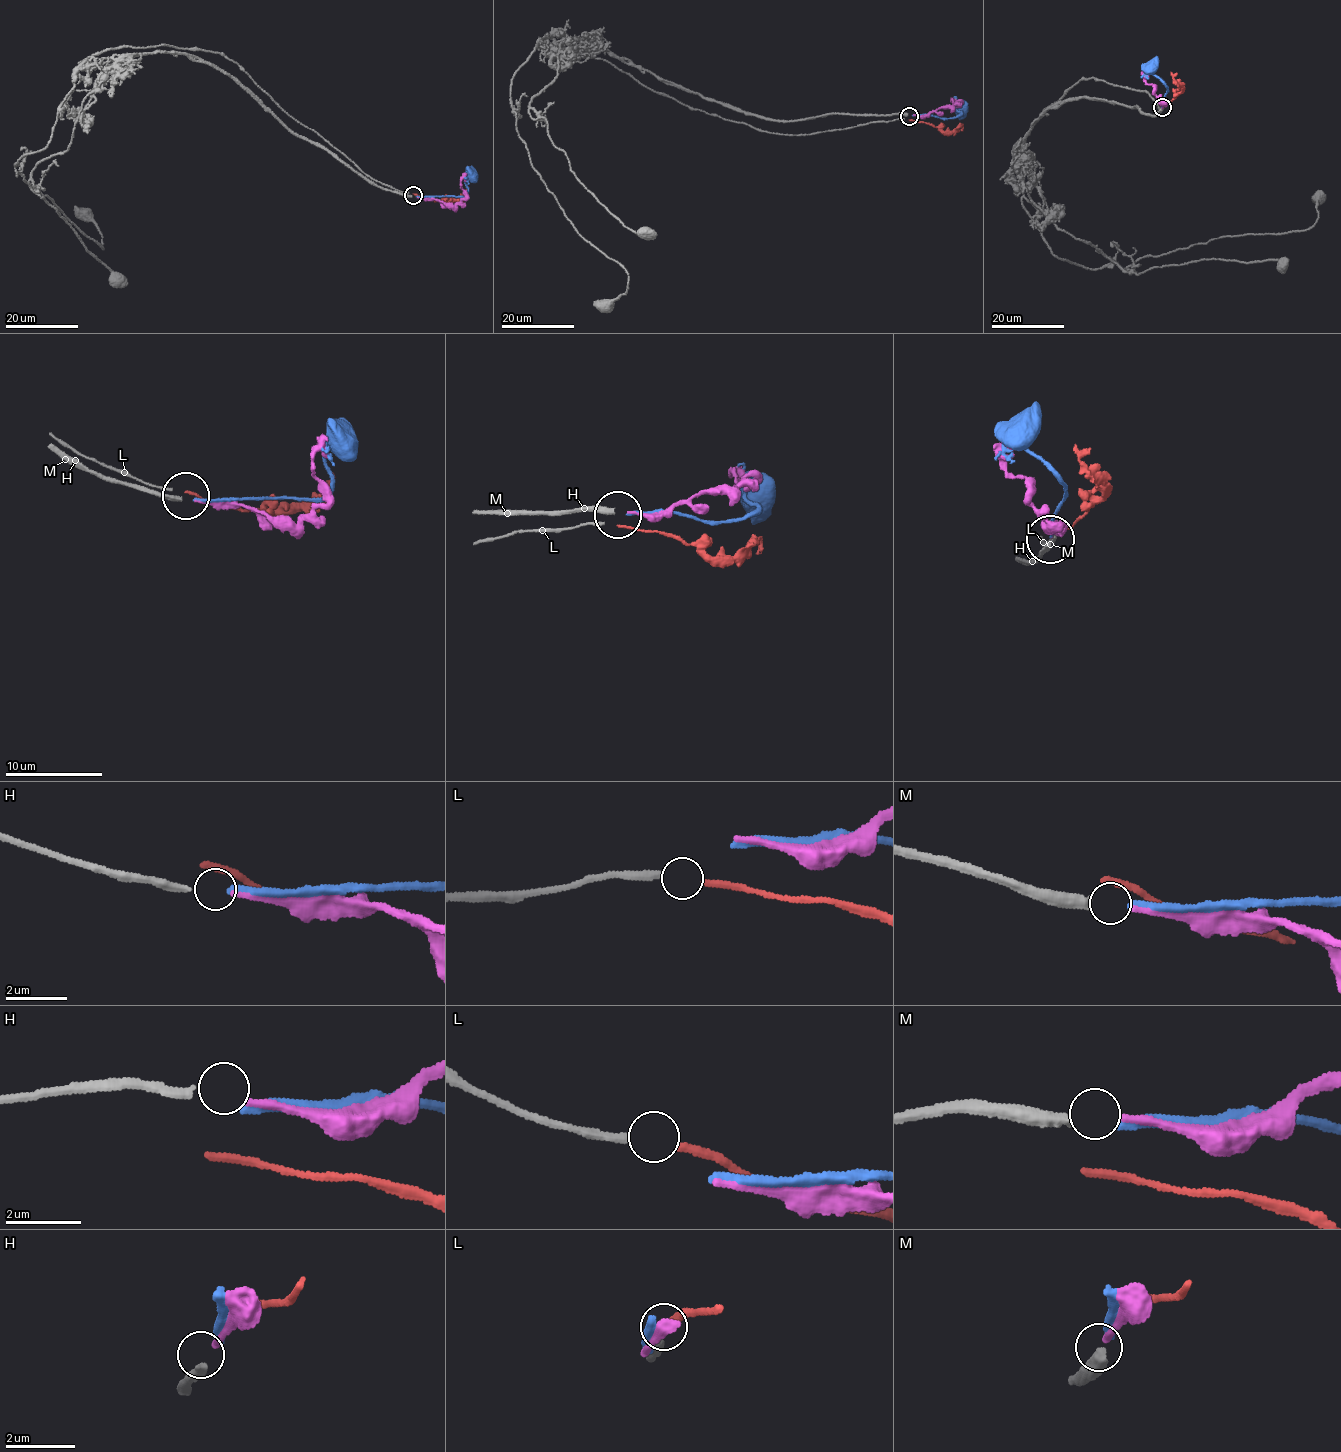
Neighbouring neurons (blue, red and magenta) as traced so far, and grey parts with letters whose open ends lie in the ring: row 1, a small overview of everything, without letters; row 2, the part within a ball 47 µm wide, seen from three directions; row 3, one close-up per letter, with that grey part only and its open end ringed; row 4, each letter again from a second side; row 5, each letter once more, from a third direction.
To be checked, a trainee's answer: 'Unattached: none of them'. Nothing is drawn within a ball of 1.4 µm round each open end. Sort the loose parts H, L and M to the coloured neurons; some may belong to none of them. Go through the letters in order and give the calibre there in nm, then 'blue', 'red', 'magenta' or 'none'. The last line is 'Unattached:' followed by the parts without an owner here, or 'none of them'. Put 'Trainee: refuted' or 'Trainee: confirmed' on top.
Trainee: confirmed
H: 240 nm thick; magenta
L: 240 nm thick; red
M: 380 nm thick; blue
Unattached: none of them

